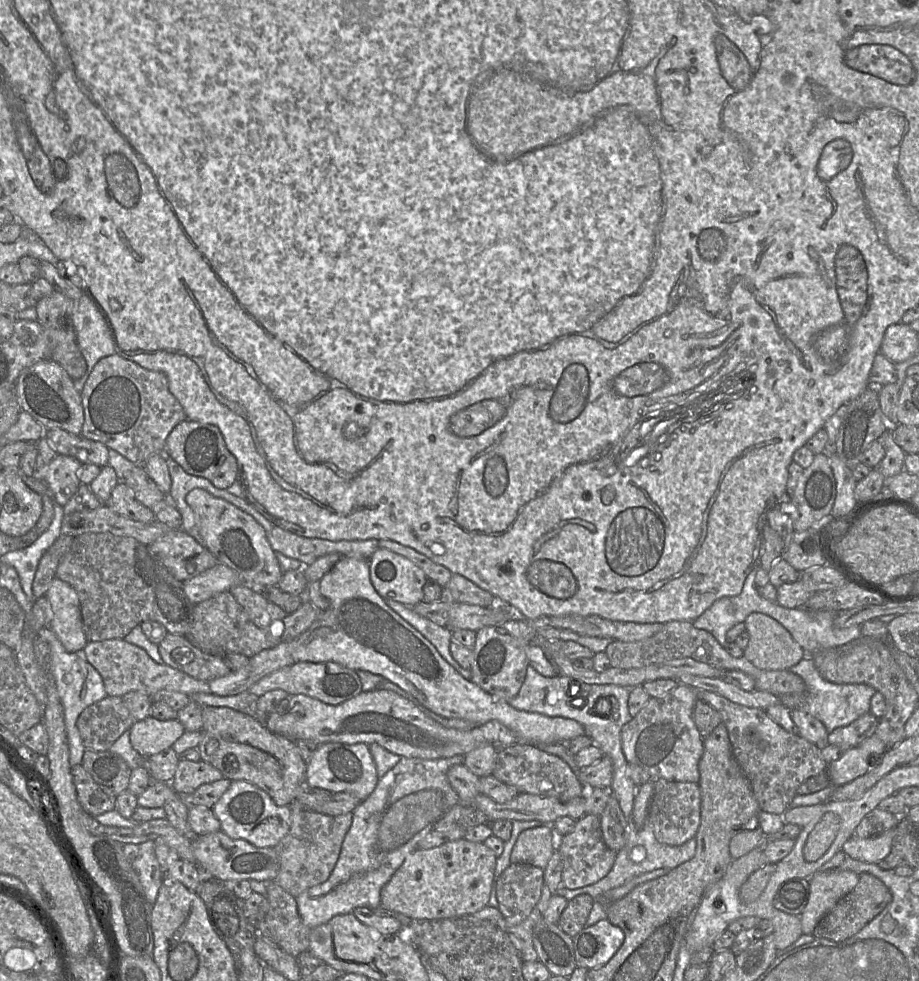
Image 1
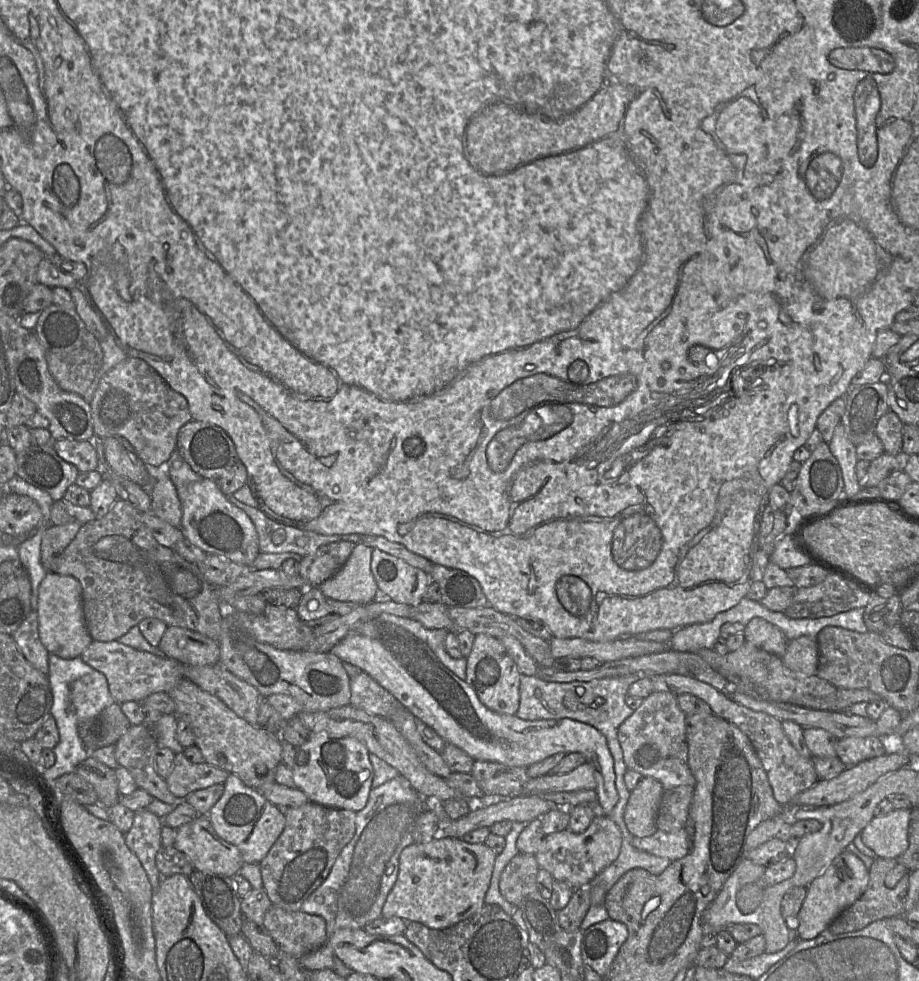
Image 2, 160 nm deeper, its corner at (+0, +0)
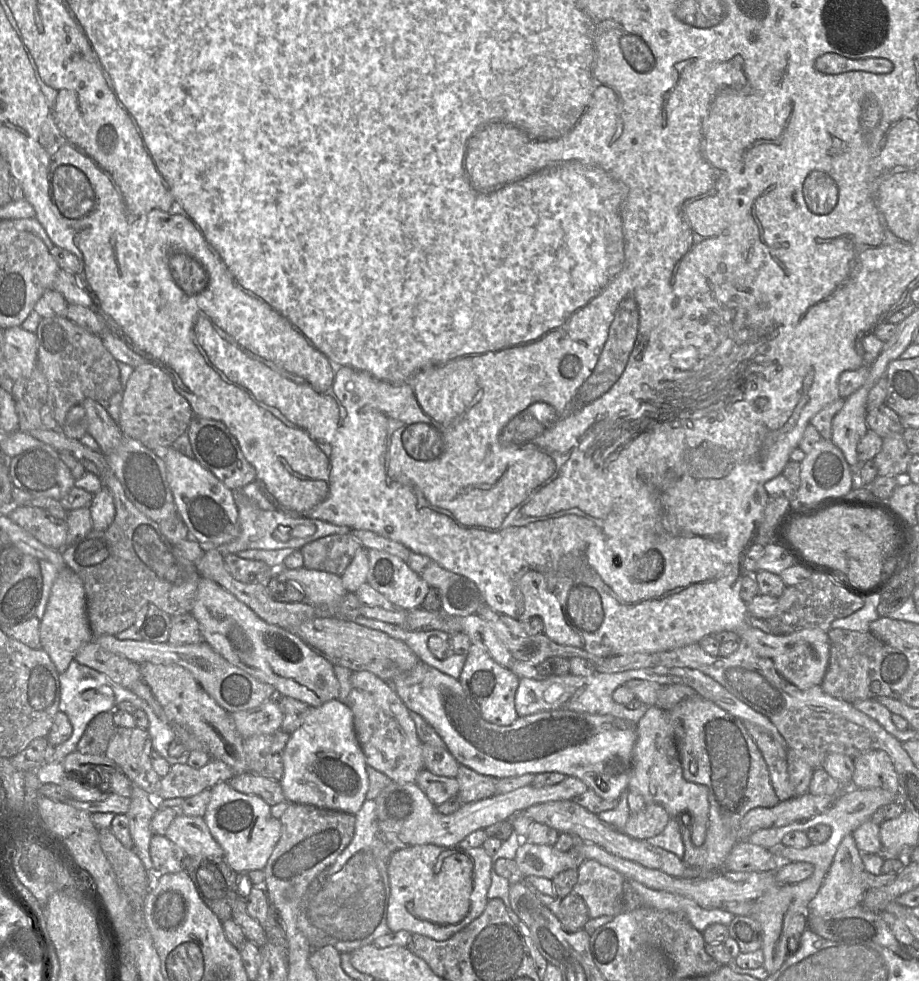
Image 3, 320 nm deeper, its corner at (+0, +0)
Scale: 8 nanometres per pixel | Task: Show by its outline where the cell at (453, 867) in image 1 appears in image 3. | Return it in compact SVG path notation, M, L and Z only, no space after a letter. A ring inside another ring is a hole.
M423 844L393 852L387 866L389 929L406 930L437 941L449 939L484 911L491 886L491 865L492 857L482 846L463 849Z

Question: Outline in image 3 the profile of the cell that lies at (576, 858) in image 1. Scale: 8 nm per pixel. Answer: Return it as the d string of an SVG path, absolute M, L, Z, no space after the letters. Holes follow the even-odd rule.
M522 842L514 858L524 877L538 876L552 880L567 869L578 869L585 860L577 843L569 851L561 852L548 845Z

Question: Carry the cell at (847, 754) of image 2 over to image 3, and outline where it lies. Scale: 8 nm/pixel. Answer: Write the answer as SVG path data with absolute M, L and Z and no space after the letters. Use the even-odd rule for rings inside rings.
M871 750L853 759L854 773L849 786L859 789L882 788L898 794L898 777L889 755Z

